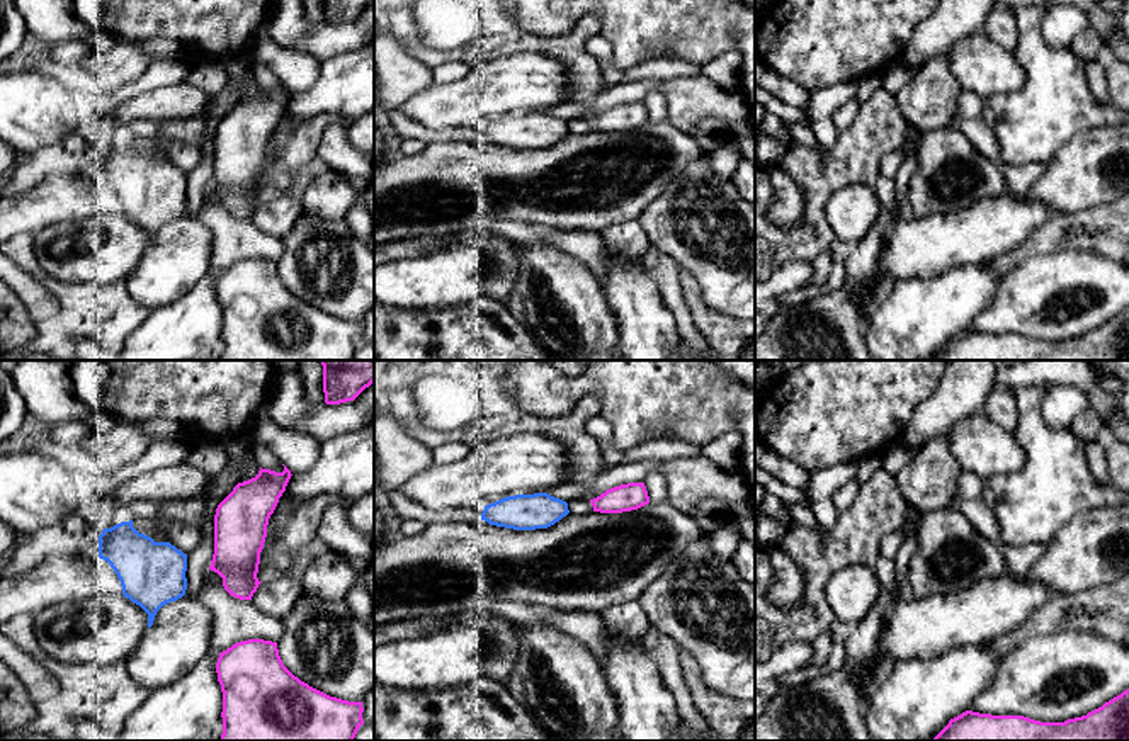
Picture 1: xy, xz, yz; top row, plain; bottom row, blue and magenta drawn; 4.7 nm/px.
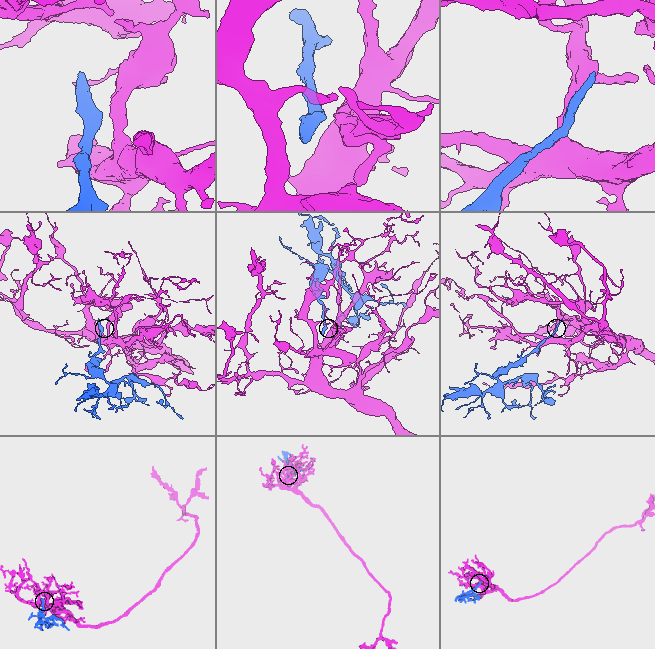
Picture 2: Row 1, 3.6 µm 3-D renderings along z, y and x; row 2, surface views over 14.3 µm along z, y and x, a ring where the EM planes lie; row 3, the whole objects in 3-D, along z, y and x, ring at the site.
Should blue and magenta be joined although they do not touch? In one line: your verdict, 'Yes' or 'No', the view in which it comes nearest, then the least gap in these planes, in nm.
No. Closest in xz. Distance 110 nm

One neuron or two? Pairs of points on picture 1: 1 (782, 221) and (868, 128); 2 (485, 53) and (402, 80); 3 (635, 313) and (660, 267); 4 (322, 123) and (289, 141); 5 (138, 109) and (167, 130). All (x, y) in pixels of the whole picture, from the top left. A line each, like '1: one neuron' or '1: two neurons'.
1: two neurons
2: two neurons
3: two neurons
4: one neuron
5: two neurons

